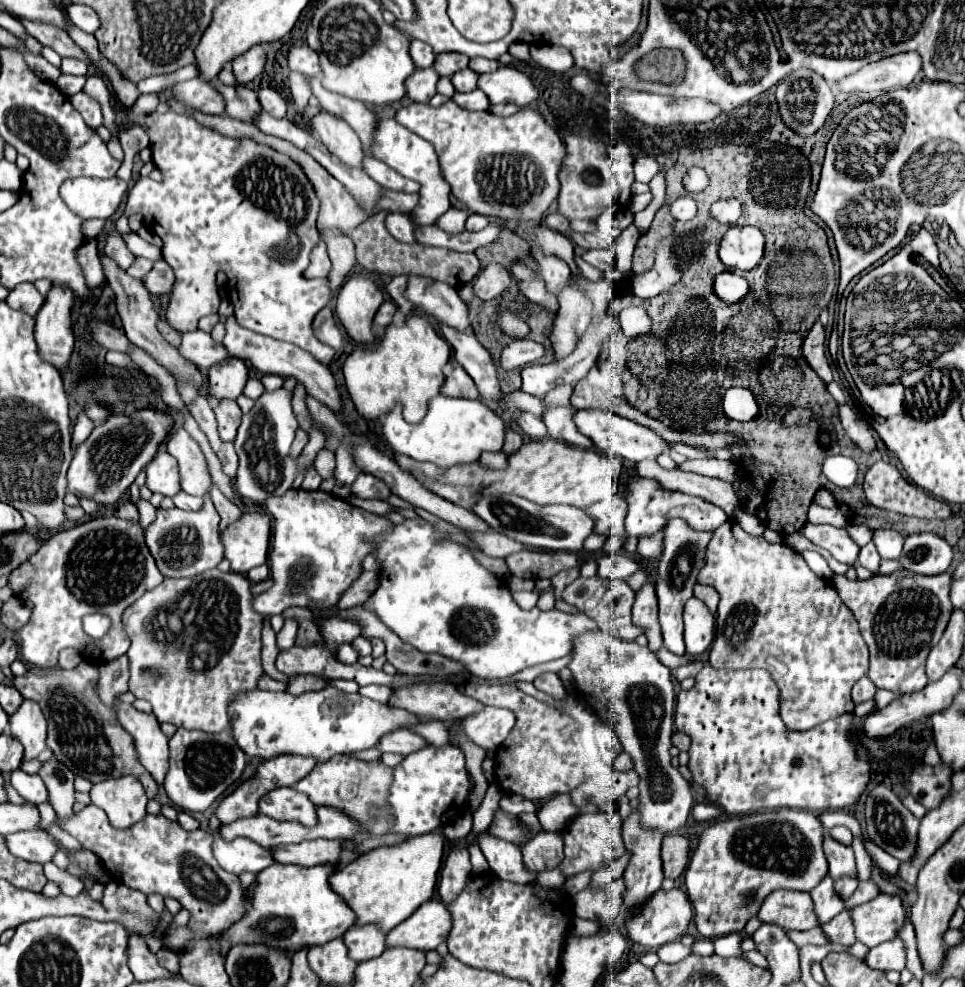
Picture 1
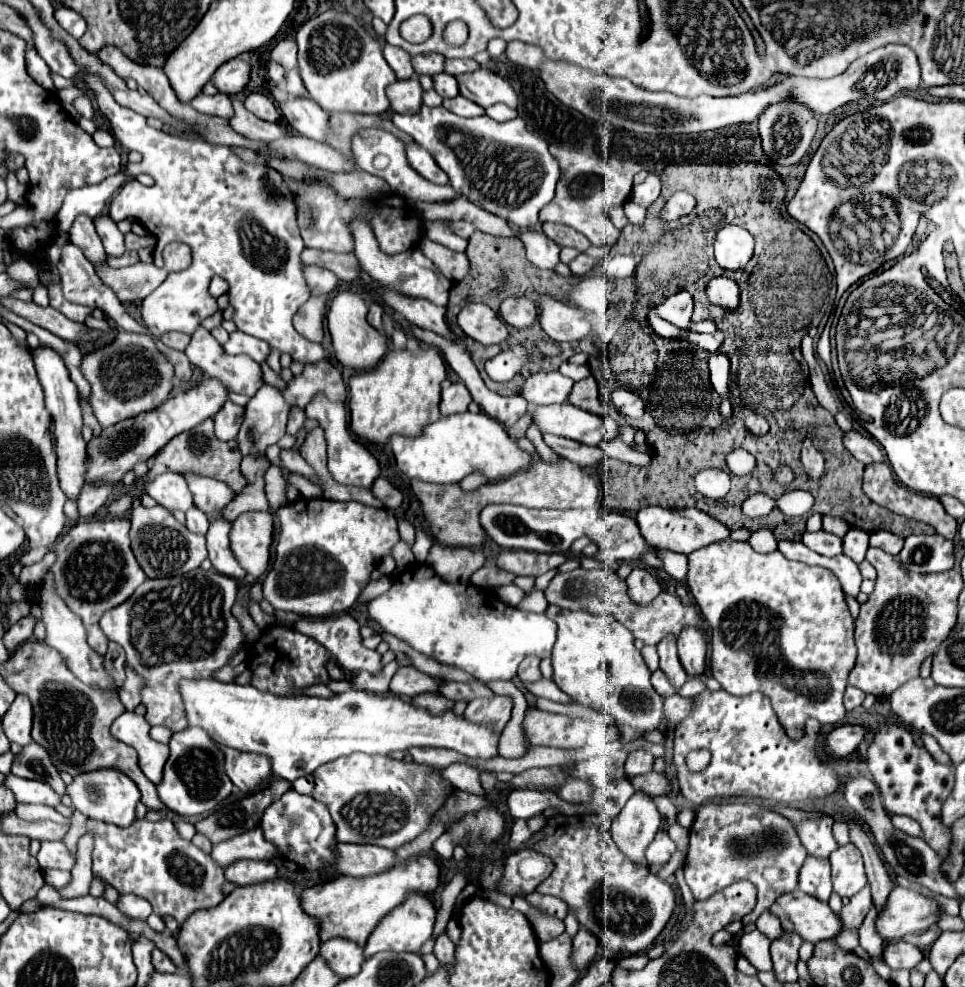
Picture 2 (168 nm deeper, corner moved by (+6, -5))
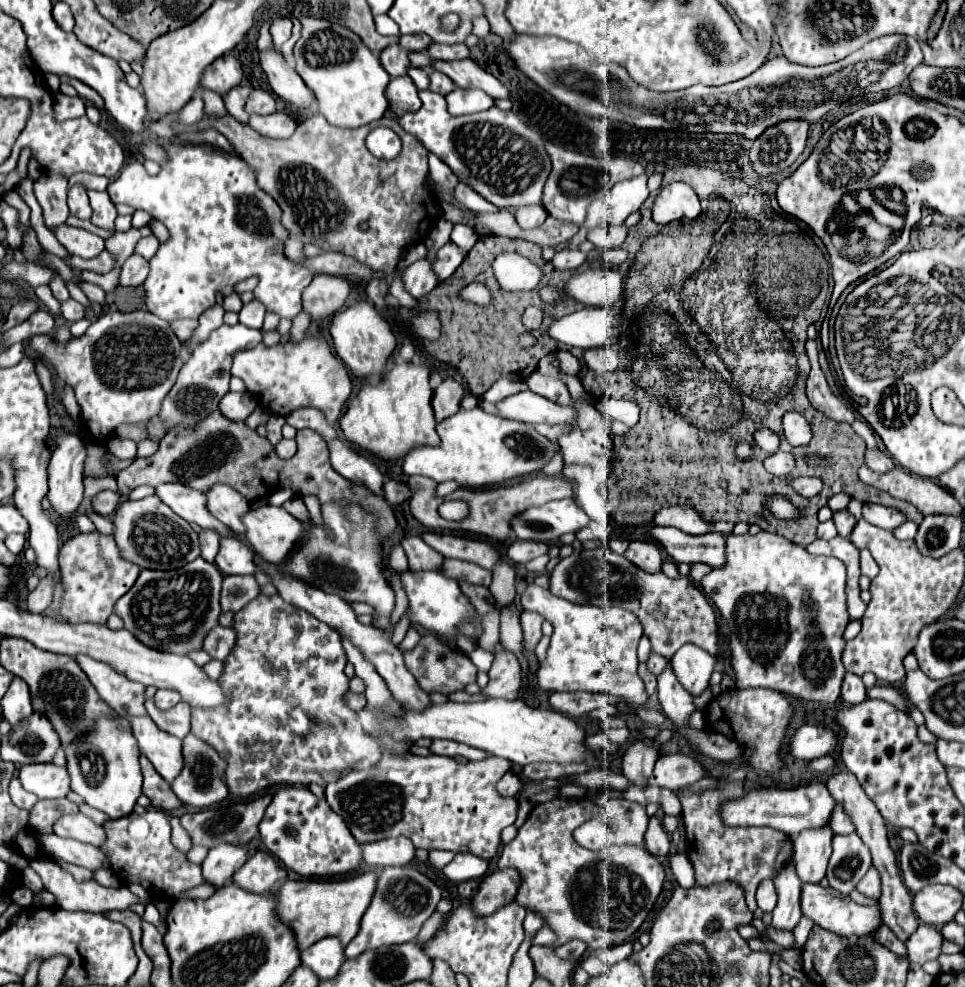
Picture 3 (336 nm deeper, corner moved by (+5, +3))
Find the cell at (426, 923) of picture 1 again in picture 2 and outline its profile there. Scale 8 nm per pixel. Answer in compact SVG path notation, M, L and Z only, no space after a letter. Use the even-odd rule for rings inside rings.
M409 894L407 902L403 902L403 906L395 906L395 910L391 910L391 914L387 914L387 918L383 918L383 922L379 922L379 926L375 926L371 938L367 938L363 954L365 954L365 958L369 958L383 950L419 952L423 942L433 934L433 924L435 924L435 906L421 894Z

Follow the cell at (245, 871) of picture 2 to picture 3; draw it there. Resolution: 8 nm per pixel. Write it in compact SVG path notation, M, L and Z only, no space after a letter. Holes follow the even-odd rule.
M256 852L244 866L240 866L234 872L232 880L244 890L260 894L260 892L268 892L282 876L284 876L284 870L276 866L270 854Z

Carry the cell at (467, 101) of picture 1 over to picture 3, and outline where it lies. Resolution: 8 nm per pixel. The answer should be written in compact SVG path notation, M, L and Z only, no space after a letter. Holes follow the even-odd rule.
M472 88L452 90L446 96L446 102L448 102L448 112L452 116L474 114L474 112L482 112L482 110L488 110L494 106L494 100L488 94L484 94L482 90L472 90Z

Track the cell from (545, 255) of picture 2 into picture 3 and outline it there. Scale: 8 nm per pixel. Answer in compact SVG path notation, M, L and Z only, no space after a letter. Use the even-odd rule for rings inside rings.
M520 206L514 210L520 228L538 228L546 220L548 212L542 206Z

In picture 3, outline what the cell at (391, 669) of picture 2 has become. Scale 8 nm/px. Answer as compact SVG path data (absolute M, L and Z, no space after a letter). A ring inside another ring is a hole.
M476 648L476 650L472 650L470 654L466 654L474 664L476 664L476 668L478 670L484 670L484 672L488 672L490 670L490 666L492 666L492 660L494 660L494 656L490 654L490 652L486 652L484 648Z

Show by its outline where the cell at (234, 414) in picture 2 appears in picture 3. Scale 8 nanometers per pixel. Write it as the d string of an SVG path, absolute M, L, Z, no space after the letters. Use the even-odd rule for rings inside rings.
M228 392L220 400L220 412L232 422L244 422L254 412L256 406L258 406L258 398L248 392L242 392L242 394Z

